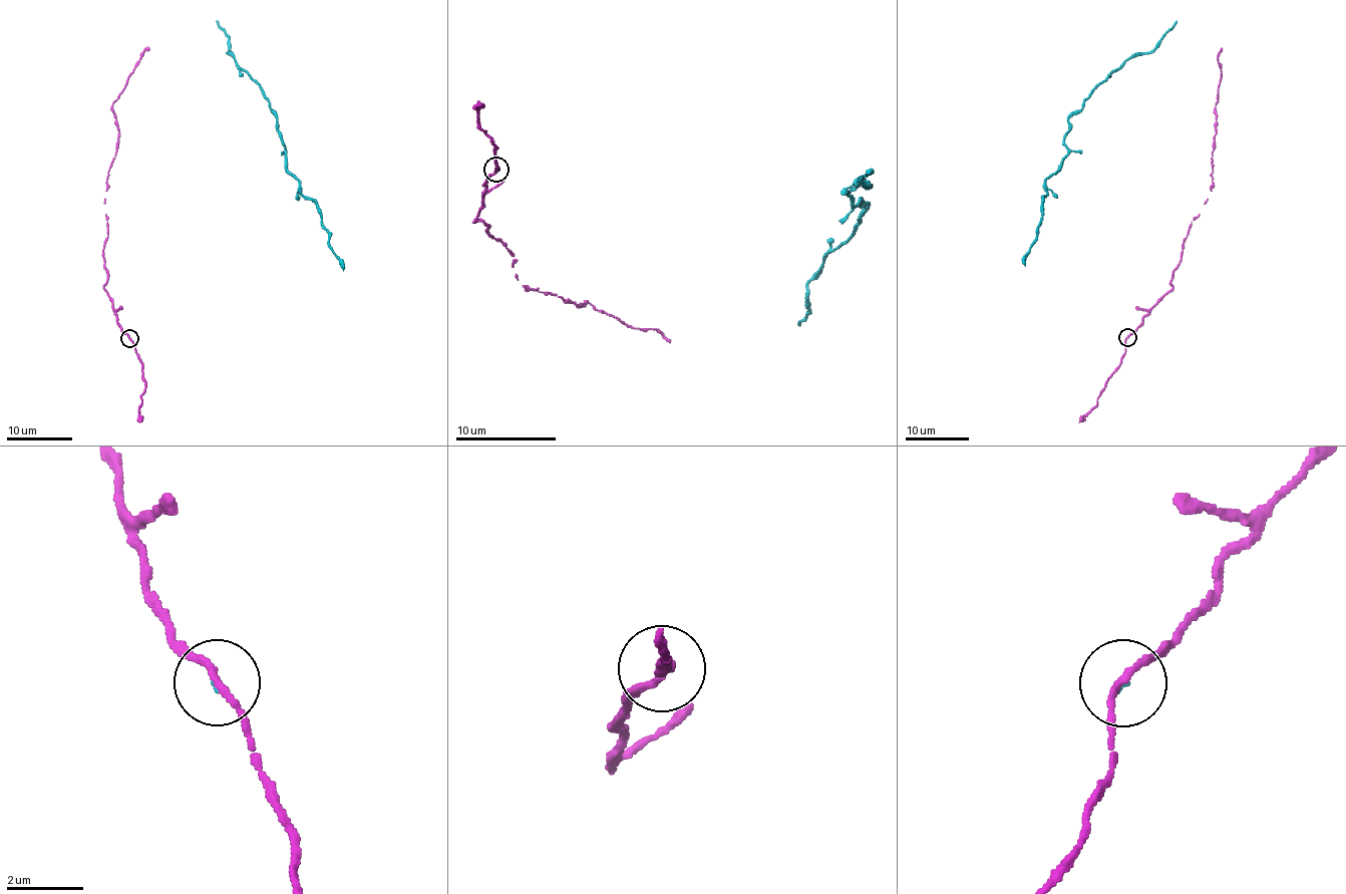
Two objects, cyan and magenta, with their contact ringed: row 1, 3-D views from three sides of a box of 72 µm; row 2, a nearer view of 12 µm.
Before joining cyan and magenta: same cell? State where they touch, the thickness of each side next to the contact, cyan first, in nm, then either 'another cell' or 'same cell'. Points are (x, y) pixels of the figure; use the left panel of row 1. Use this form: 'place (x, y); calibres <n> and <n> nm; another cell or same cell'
place (129, 338); calibres 40 and 160 nm; same cell

